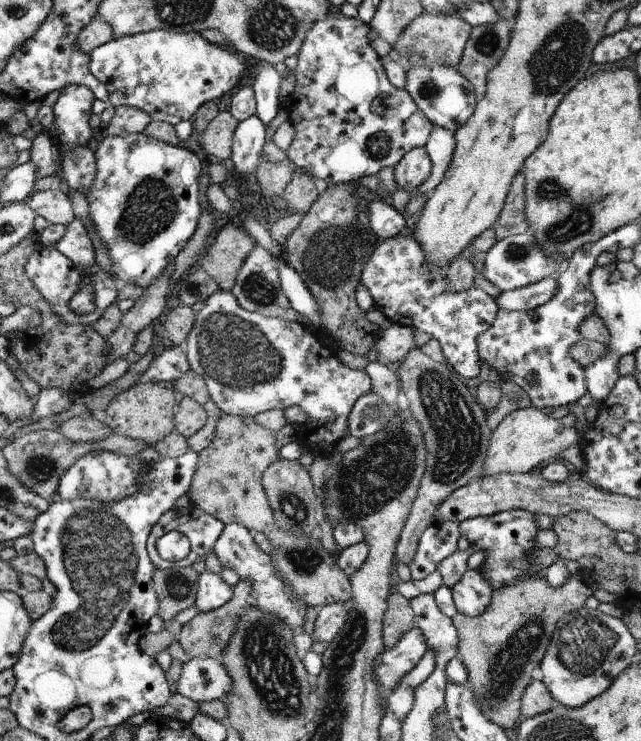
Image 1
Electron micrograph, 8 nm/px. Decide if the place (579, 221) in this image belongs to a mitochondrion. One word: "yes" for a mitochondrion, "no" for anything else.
yes

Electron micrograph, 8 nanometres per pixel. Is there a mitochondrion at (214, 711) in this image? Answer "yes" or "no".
no

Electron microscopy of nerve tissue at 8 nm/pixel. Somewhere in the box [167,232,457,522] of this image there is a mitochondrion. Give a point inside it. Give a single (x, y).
(236, 355)

